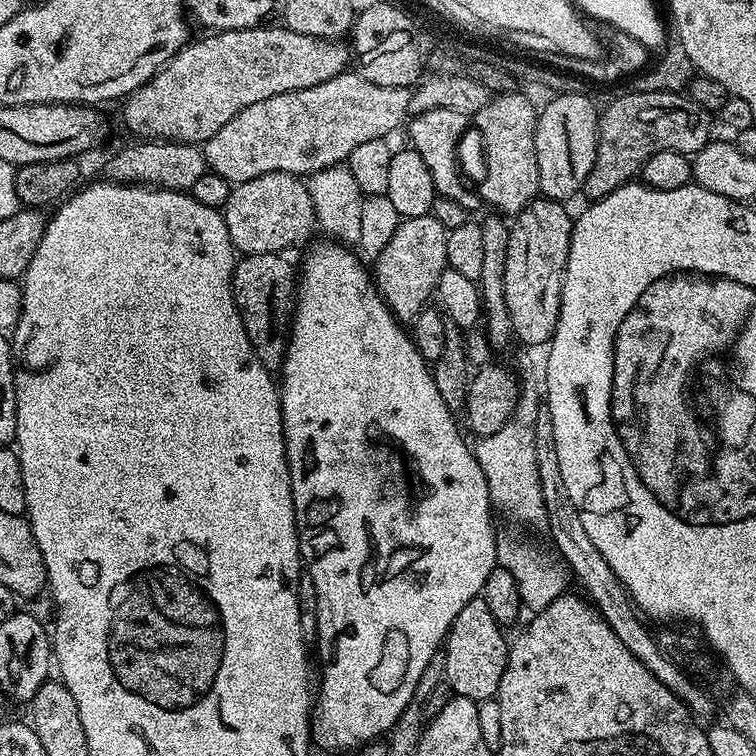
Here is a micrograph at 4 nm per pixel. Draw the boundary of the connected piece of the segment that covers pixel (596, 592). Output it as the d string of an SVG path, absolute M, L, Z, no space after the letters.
M542 402L535 418L535 453L538 461L539 480L542 482L542 496L545 513L545 525L548 524L548 532L553 544L556 546L555 553L565 563L571 575L580 579L585 595L595 606L600 616L611 627L614 634L621 639L622 644L630 654L634 655L668 690L675 694L693 715L713 711L714 702L710 696L665 655L657 643L652 630L648 630L637 618L640 619L637 609L631 603L631 597L625 591L619 578L611 570L609 563L599 553L598 548L587 536L583 529L582 518L566 491L566 484L562 481L562 472L559 469L558 450L554 439L554 422L550 408L546 402Z

